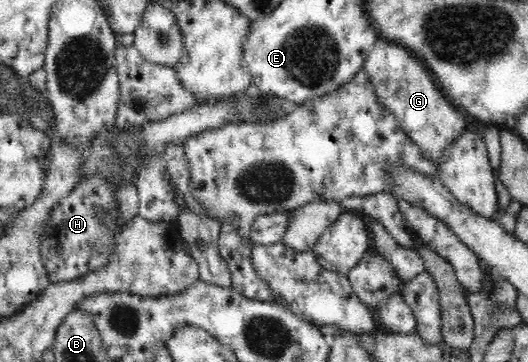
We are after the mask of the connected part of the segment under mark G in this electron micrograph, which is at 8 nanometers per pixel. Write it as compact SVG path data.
M379 36L363 67L380 104L439 168L442 152L466 129L465 113L451 105L423 62L399 44L392 44Z

